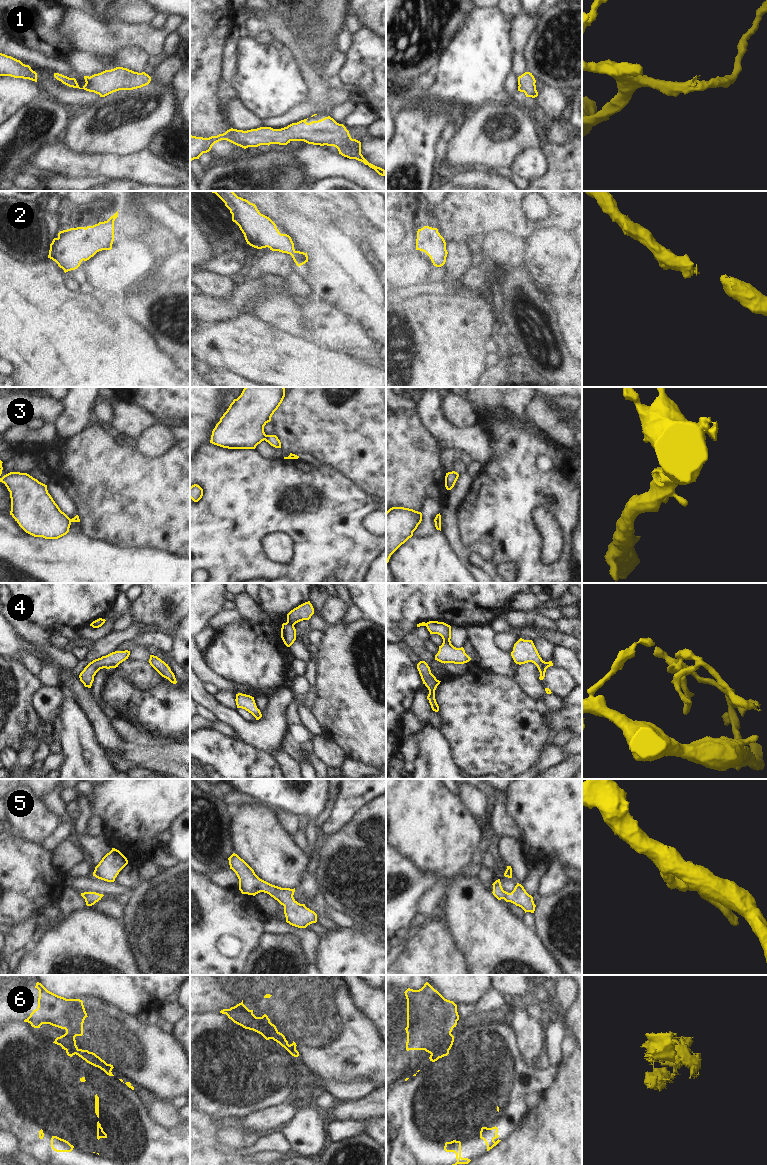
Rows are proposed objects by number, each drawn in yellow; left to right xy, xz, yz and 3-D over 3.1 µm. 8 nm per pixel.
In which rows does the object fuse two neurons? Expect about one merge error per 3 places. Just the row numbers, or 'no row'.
3, 4, 6

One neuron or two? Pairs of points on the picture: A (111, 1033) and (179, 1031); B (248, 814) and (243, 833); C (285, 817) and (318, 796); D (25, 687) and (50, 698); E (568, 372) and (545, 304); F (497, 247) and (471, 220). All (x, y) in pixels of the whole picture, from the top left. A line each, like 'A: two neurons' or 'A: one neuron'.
A: two neurons
B: one neuron
C: two neurons
D: two neurons
E: one neuron
F: two neurons

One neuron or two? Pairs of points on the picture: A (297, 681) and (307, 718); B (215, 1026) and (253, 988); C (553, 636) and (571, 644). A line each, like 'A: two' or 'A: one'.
A: one
B: two
C: one

